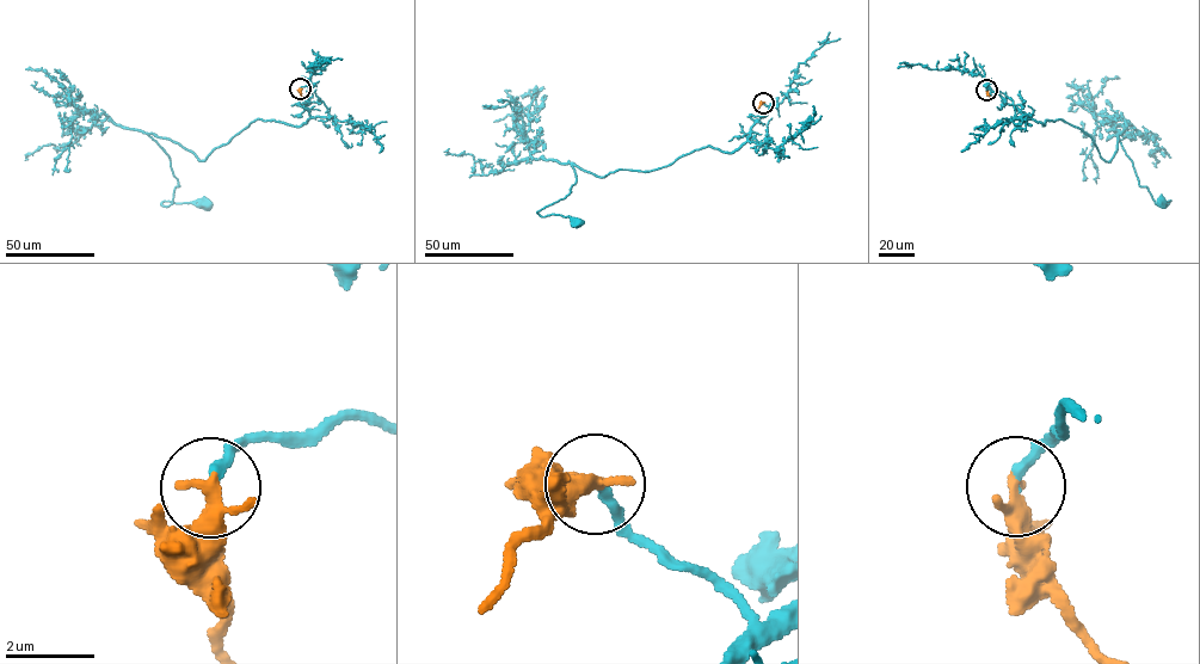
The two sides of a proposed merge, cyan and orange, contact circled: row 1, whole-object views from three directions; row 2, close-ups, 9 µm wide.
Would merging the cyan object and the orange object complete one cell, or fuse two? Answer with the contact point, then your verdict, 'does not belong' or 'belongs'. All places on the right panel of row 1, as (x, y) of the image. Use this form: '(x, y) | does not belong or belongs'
(986, 90) | belongs

